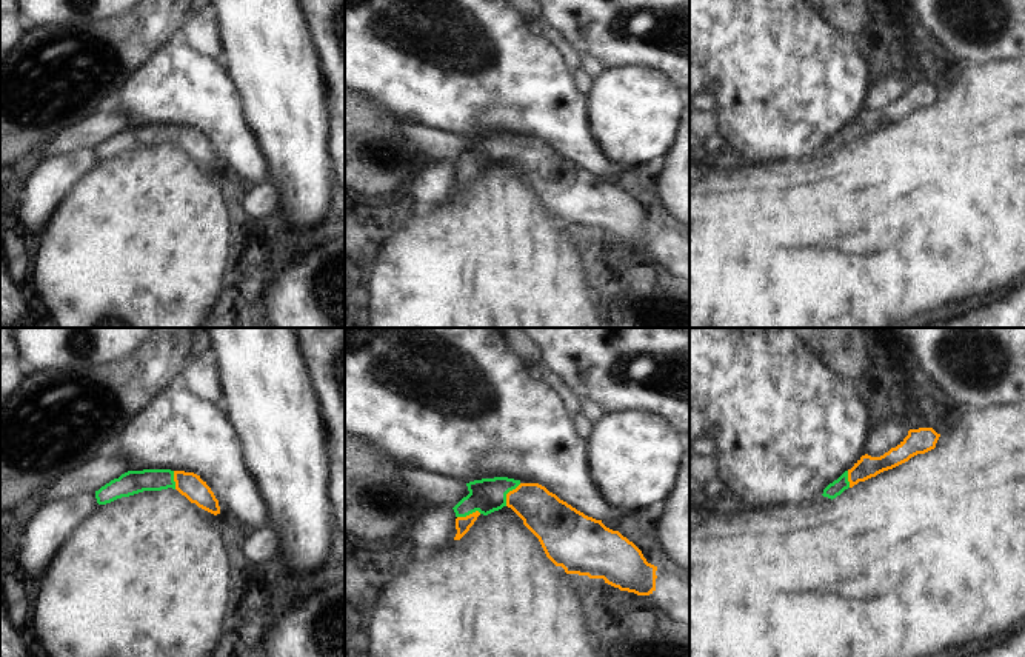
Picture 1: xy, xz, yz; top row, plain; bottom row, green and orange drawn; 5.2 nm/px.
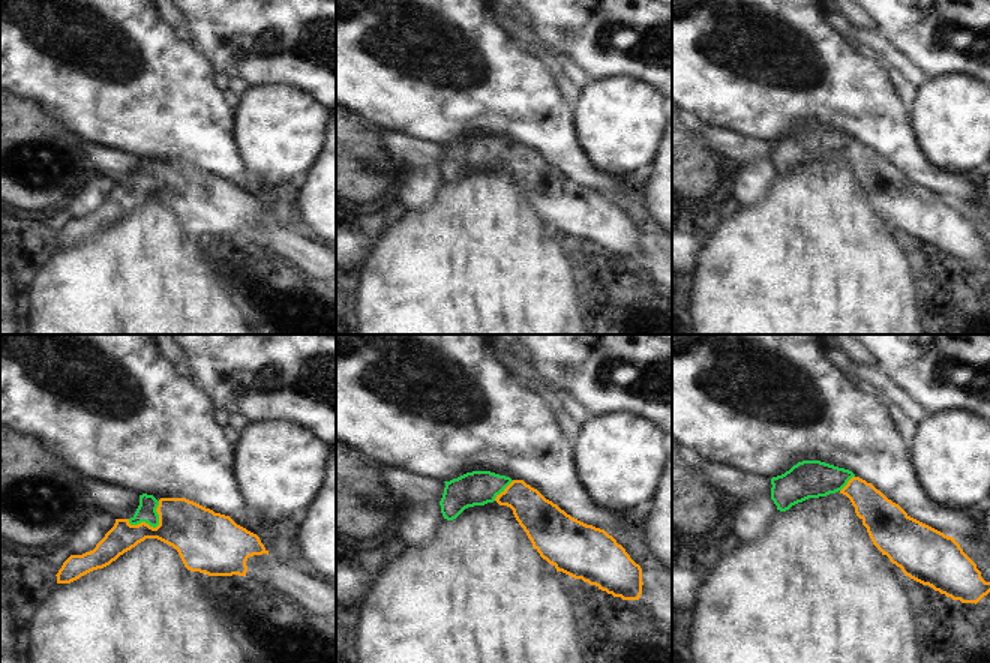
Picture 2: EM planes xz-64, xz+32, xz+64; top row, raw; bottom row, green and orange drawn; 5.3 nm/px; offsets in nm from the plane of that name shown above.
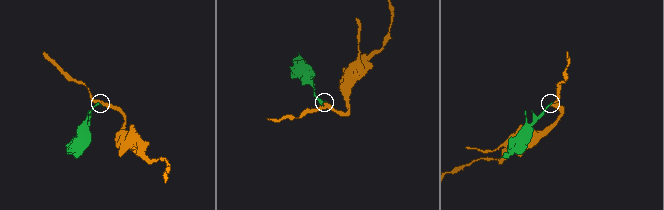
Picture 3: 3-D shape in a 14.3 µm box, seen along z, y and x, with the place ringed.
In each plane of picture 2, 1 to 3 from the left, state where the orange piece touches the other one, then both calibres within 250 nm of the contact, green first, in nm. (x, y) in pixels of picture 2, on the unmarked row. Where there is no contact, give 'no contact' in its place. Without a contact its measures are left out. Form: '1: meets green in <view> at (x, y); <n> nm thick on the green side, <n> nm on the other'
1: meets green in xz-64 at (153, 191); 110 nm thick on the green side, 280 nm on the other
2: meets green in xz+32 at (503, 155); 190 nm thick on the green side, 220 nm on the other
3: meets green in xz+64 at (846, 147); 200 nm thick on the green side, 200 nm on the other

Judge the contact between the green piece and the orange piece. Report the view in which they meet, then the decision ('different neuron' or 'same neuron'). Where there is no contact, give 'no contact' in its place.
meets green in xz; same neuron

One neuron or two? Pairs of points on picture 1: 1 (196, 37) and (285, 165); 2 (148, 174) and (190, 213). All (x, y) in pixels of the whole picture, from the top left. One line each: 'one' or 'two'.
1: two
2: one

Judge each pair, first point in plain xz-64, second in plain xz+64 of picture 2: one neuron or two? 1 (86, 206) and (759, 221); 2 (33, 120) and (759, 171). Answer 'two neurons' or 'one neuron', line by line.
1: two neurons
2: two neurons

